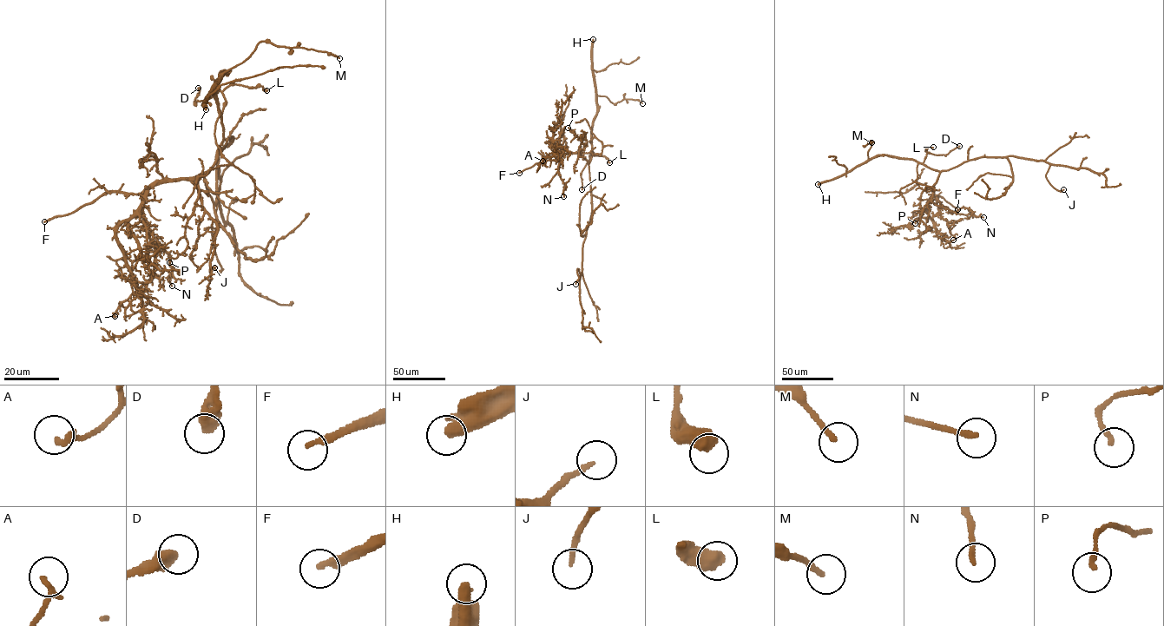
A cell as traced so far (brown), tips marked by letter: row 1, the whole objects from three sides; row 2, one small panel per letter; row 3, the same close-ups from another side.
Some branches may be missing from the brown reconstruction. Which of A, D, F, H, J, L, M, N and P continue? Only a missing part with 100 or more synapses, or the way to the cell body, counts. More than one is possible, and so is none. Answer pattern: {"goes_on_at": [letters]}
{"goes_on_at": ["F", "H"]}

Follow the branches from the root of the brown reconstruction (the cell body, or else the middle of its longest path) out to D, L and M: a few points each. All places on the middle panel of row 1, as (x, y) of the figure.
D: (591, 191), (588, 163), (592, 148), (594, 154), (581, 174), (582, 189)
L: (591, 191), (588, 163), (592, 148), (593, 155), (604, 156), (609, 162)
M: (591, 191), (588, 163), (597, 96), (606, 96), (614, 103), (624, 99), (642, 103)

